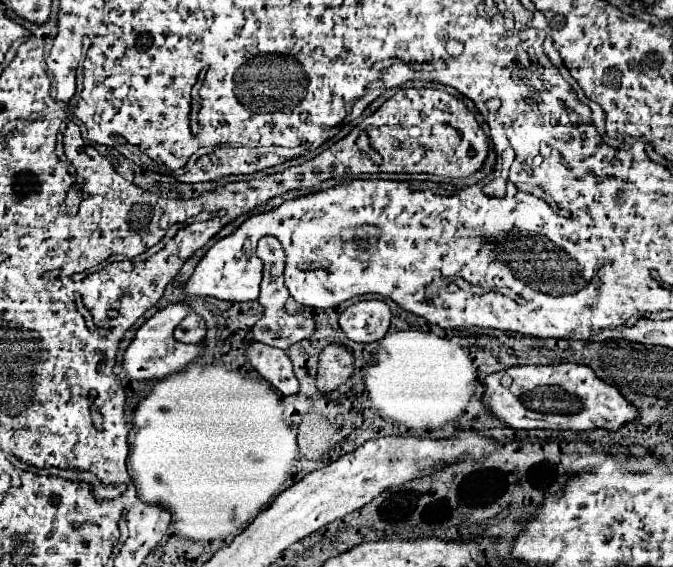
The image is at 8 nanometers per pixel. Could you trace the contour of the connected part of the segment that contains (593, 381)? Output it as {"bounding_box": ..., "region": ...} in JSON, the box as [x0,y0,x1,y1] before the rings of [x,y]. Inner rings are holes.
{"bounding_box":[483,364,639,430],"region":[[[549,364],[549,366],[515,366],[505,372],[487,376],[483,406],[493,416],[517,430],[621,430],[639,418],[639,410],[611,384],[605,384],[585,364]]]}

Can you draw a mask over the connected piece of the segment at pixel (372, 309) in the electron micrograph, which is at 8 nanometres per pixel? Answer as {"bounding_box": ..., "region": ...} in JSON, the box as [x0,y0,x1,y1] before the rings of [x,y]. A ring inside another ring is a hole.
{"bounding_box":[339,300,391,342],"region":[[[361,300],[339,316],[339,326],[353,342],[377,342],[391,324],[391,310],[383,300]]]}

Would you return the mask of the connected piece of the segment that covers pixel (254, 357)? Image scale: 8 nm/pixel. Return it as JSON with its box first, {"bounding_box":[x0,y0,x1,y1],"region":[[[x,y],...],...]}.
{"bounding_box":[247,342,299,396],"region":[[[253,342],[247,346],[247,360],[281,394],[291,396],[299,392],[299,380],[293,374],[293,364],[285,350],[275,350],[271,346]]]}

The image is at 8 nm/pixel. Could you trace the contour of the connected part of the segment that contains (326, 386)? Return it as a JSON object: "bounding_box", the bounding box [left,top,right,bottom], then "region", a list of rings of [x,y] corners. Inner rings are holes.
{"bounding_box":[317,344,355,396],"region":[[[329,344],[319,356],[317,368],[317,390],[323,396],[329,396],[341,384],[345,384],[355,370],[353,352],[343,344]]]}

